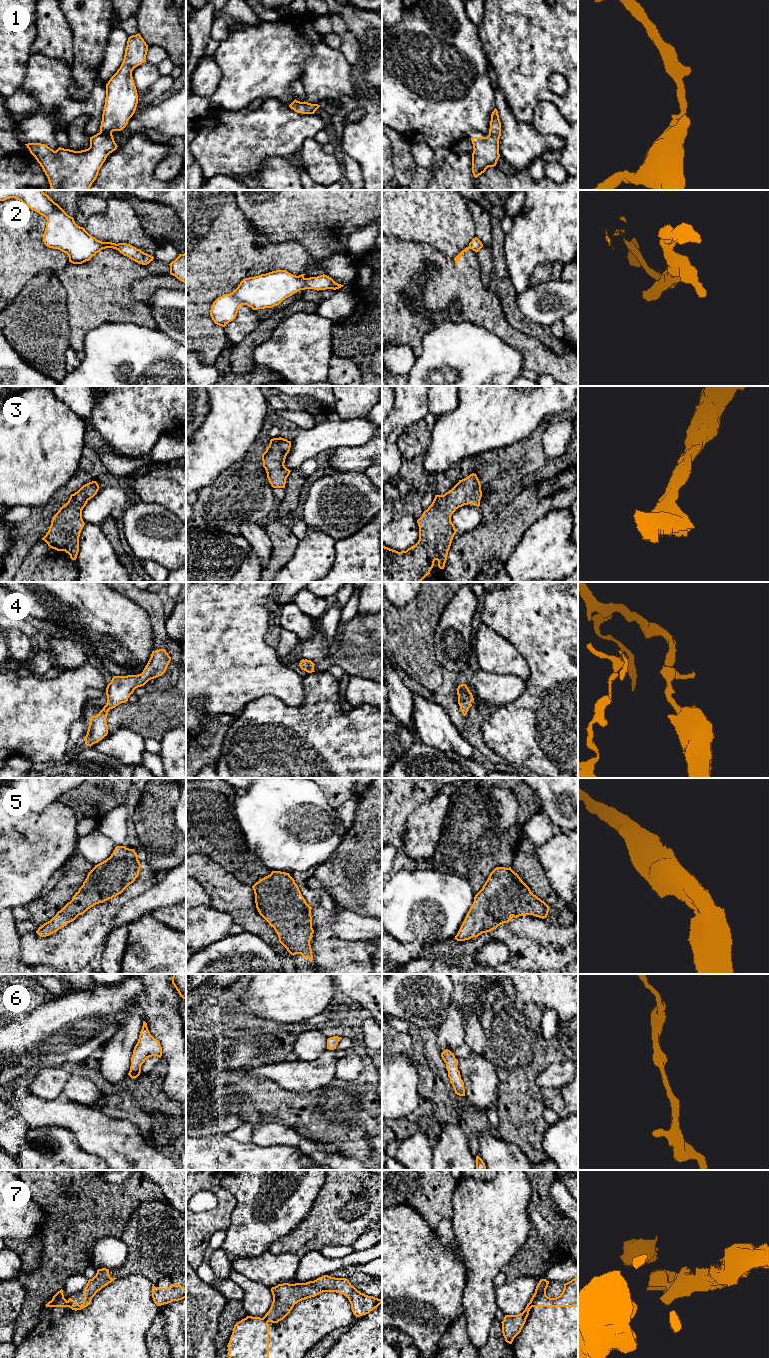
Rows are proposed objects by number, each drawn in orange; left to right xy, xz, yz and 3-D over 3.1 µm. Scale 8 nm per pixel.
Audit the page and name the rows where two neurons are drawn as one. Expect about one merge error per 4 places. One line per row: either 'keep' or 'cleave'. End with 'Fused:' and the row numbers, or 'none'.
1: keep
2: cleave
3: keep
4: keep
5: keep
6: keep
7: cleave
Fused: 2, 7

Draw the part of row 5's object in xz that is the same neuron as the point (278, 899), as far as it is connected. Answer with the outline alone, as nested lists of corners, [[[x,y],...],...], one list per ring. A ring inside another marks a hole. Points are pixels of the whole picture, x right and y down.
[[[272,871],[252,886],[255,894],[256,908],[259,914],[272,926],[279,942],[291,955],[301,954],[313,961],[310,941],[313,937],[311,909],[302,896],[298,885],[289,873]]]

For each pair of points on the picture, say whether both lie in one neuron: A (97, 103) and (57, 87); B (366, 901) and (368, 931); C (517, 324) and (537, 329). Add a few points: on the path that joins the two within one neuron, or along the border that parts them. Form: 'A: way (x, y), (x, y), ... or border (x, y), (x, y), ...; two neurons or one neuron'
A: way (86, 106), (70, 106), (62, 98); one neuron
B: border (345, 909), (371, 917); two neurons
C: way (522, 324), (532, 329); one neuron

